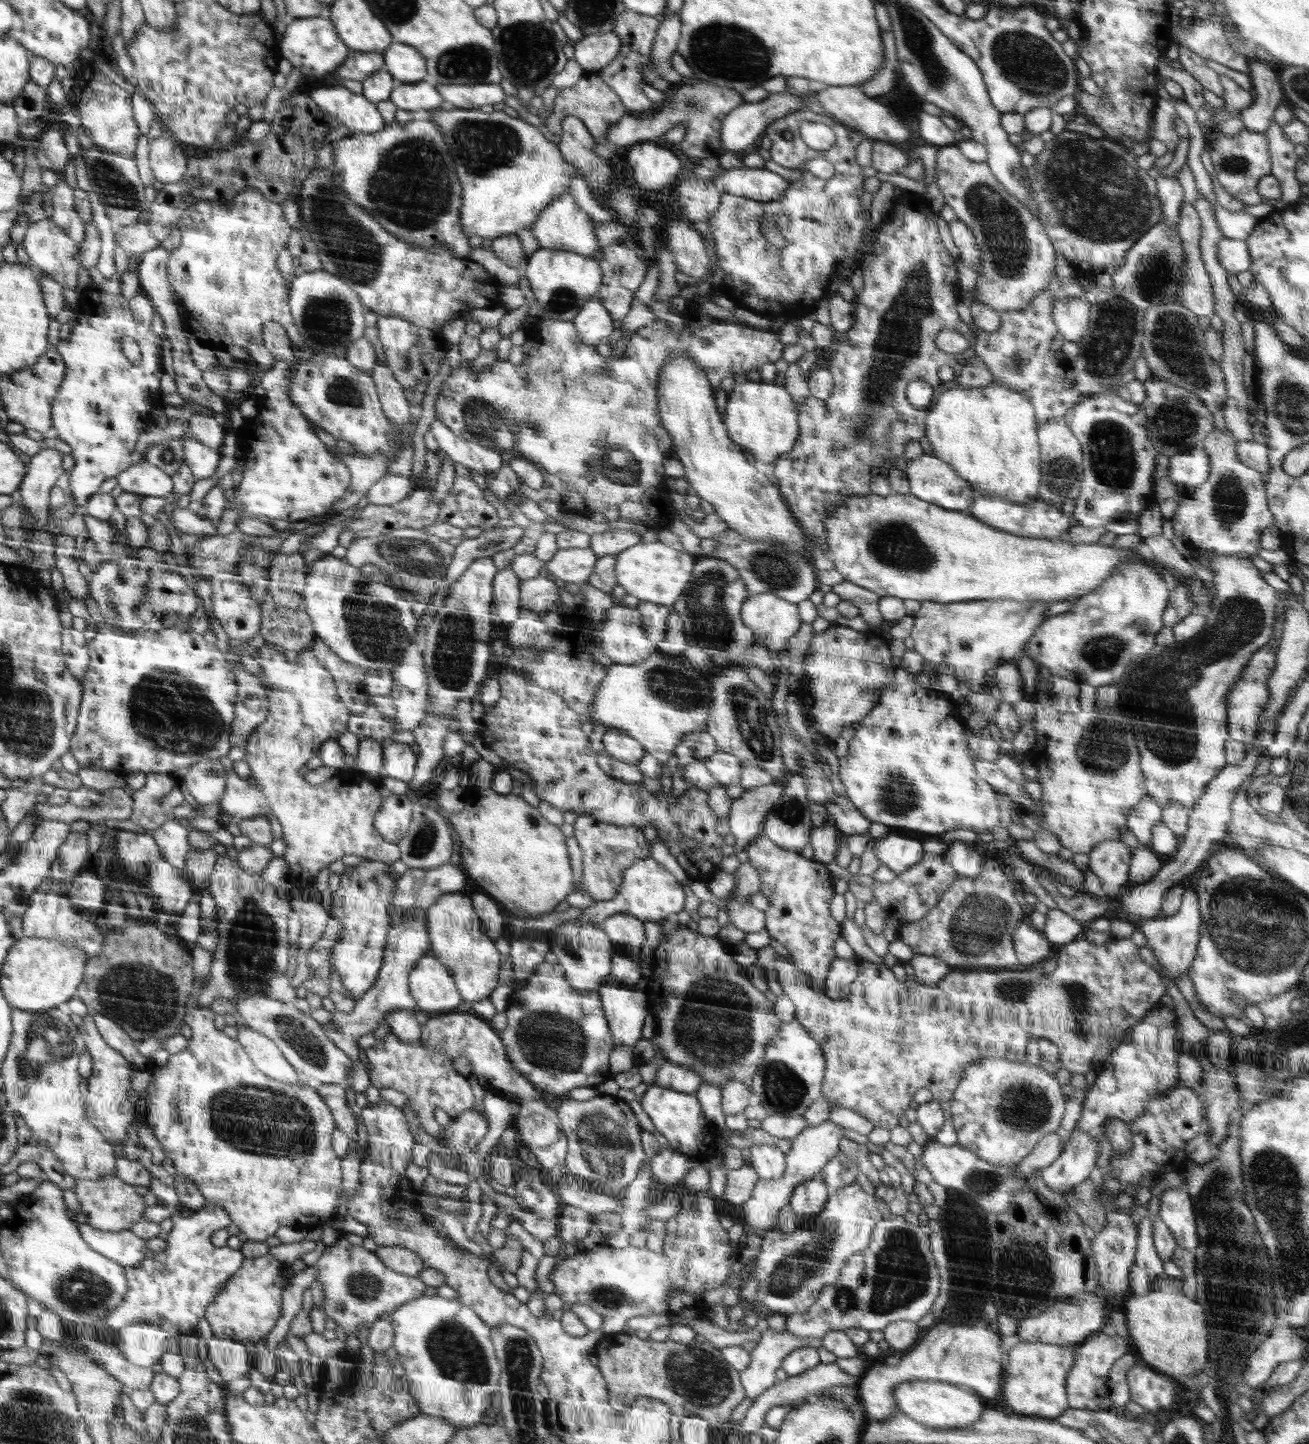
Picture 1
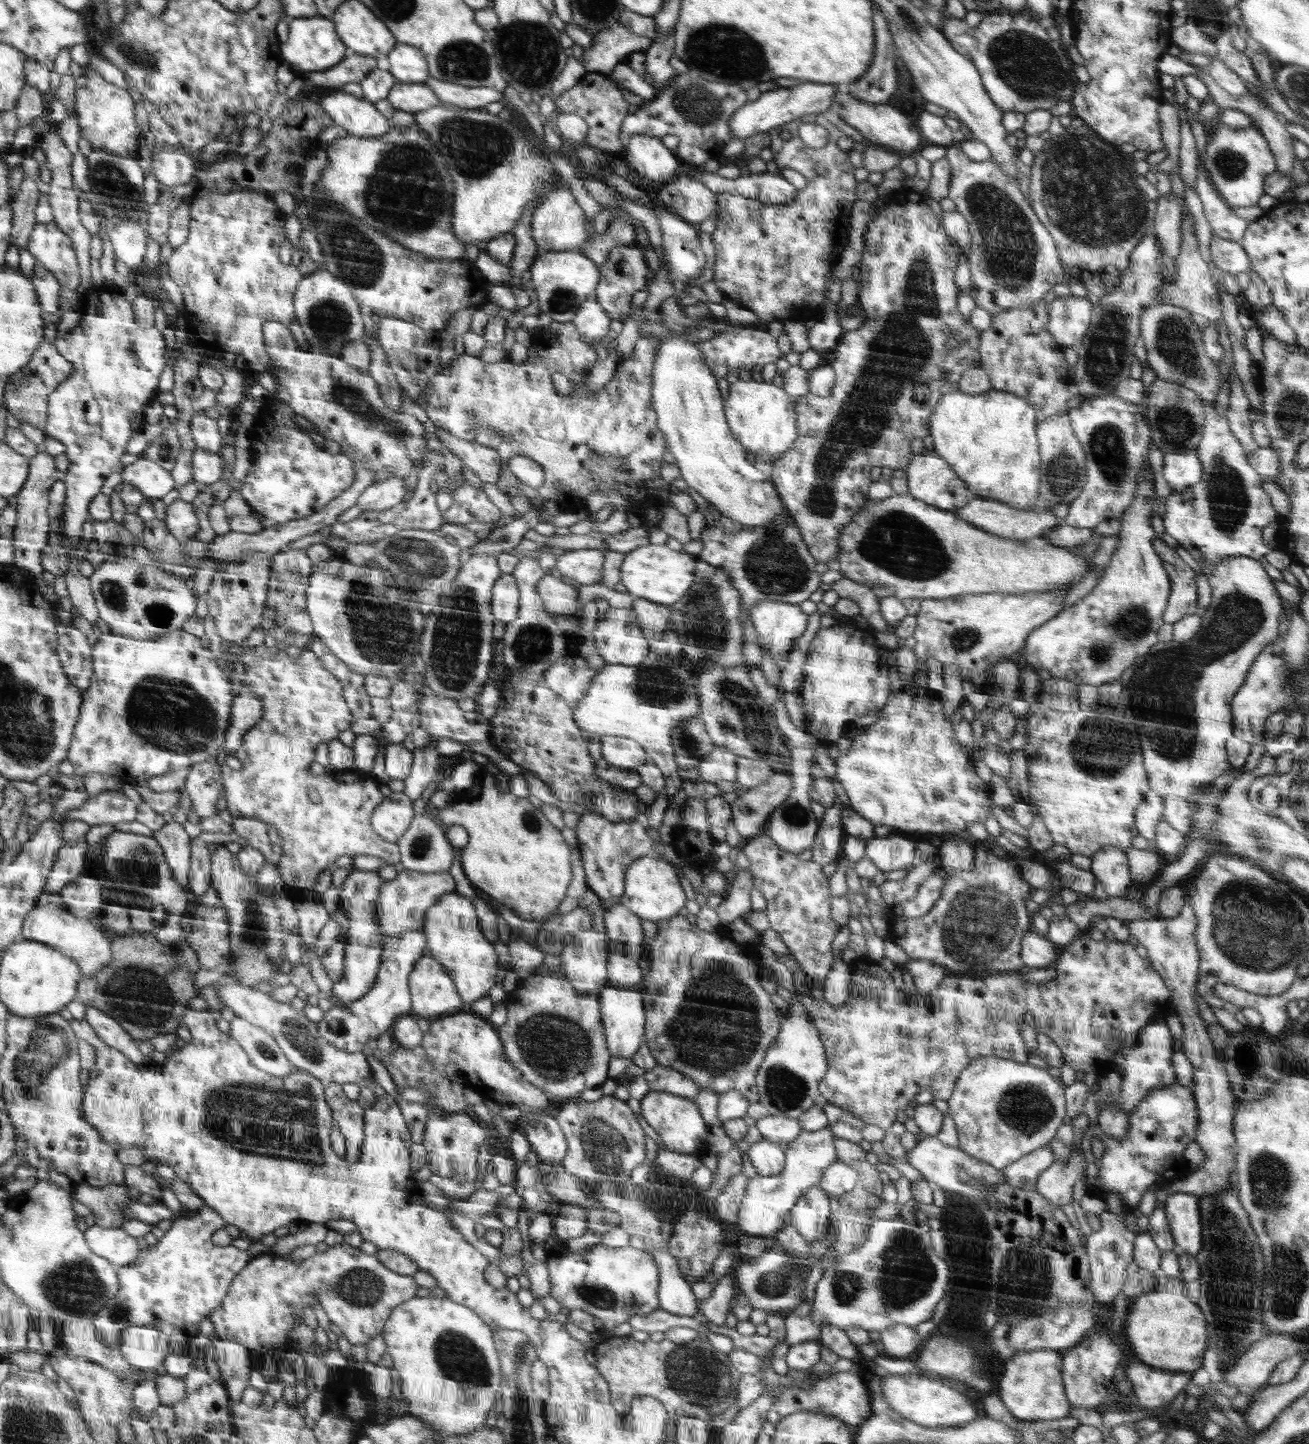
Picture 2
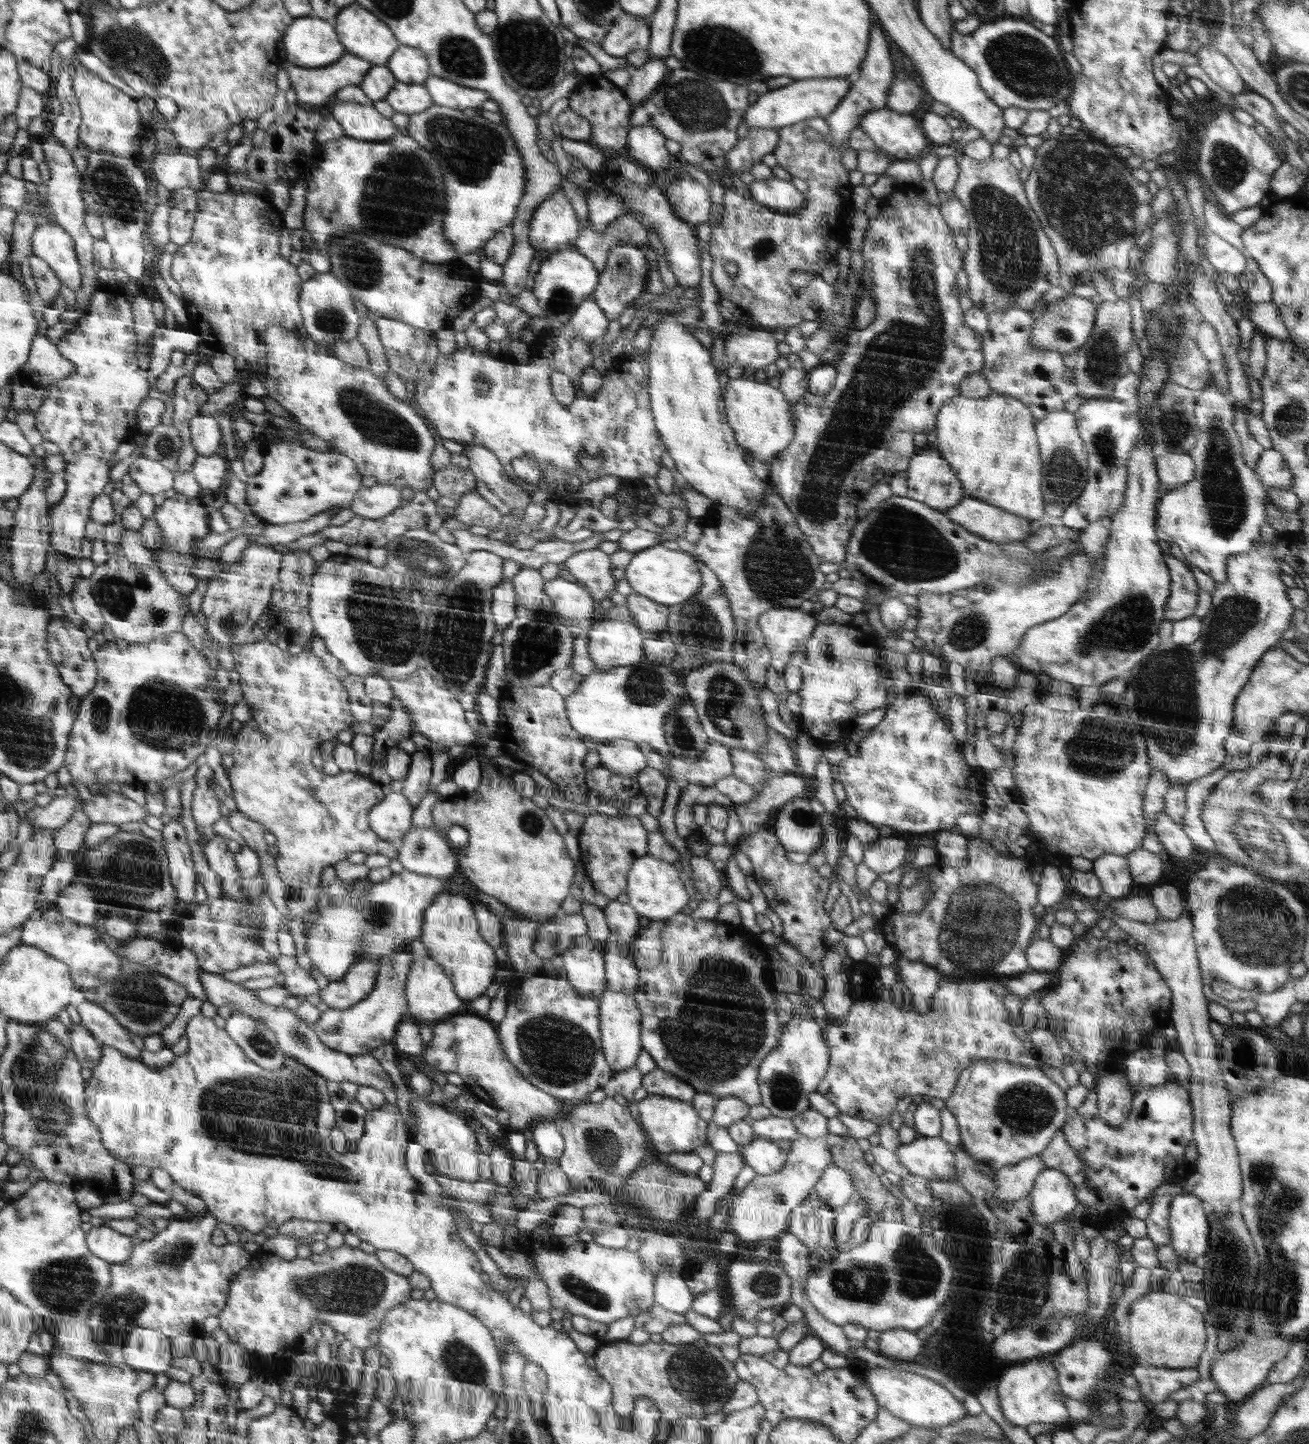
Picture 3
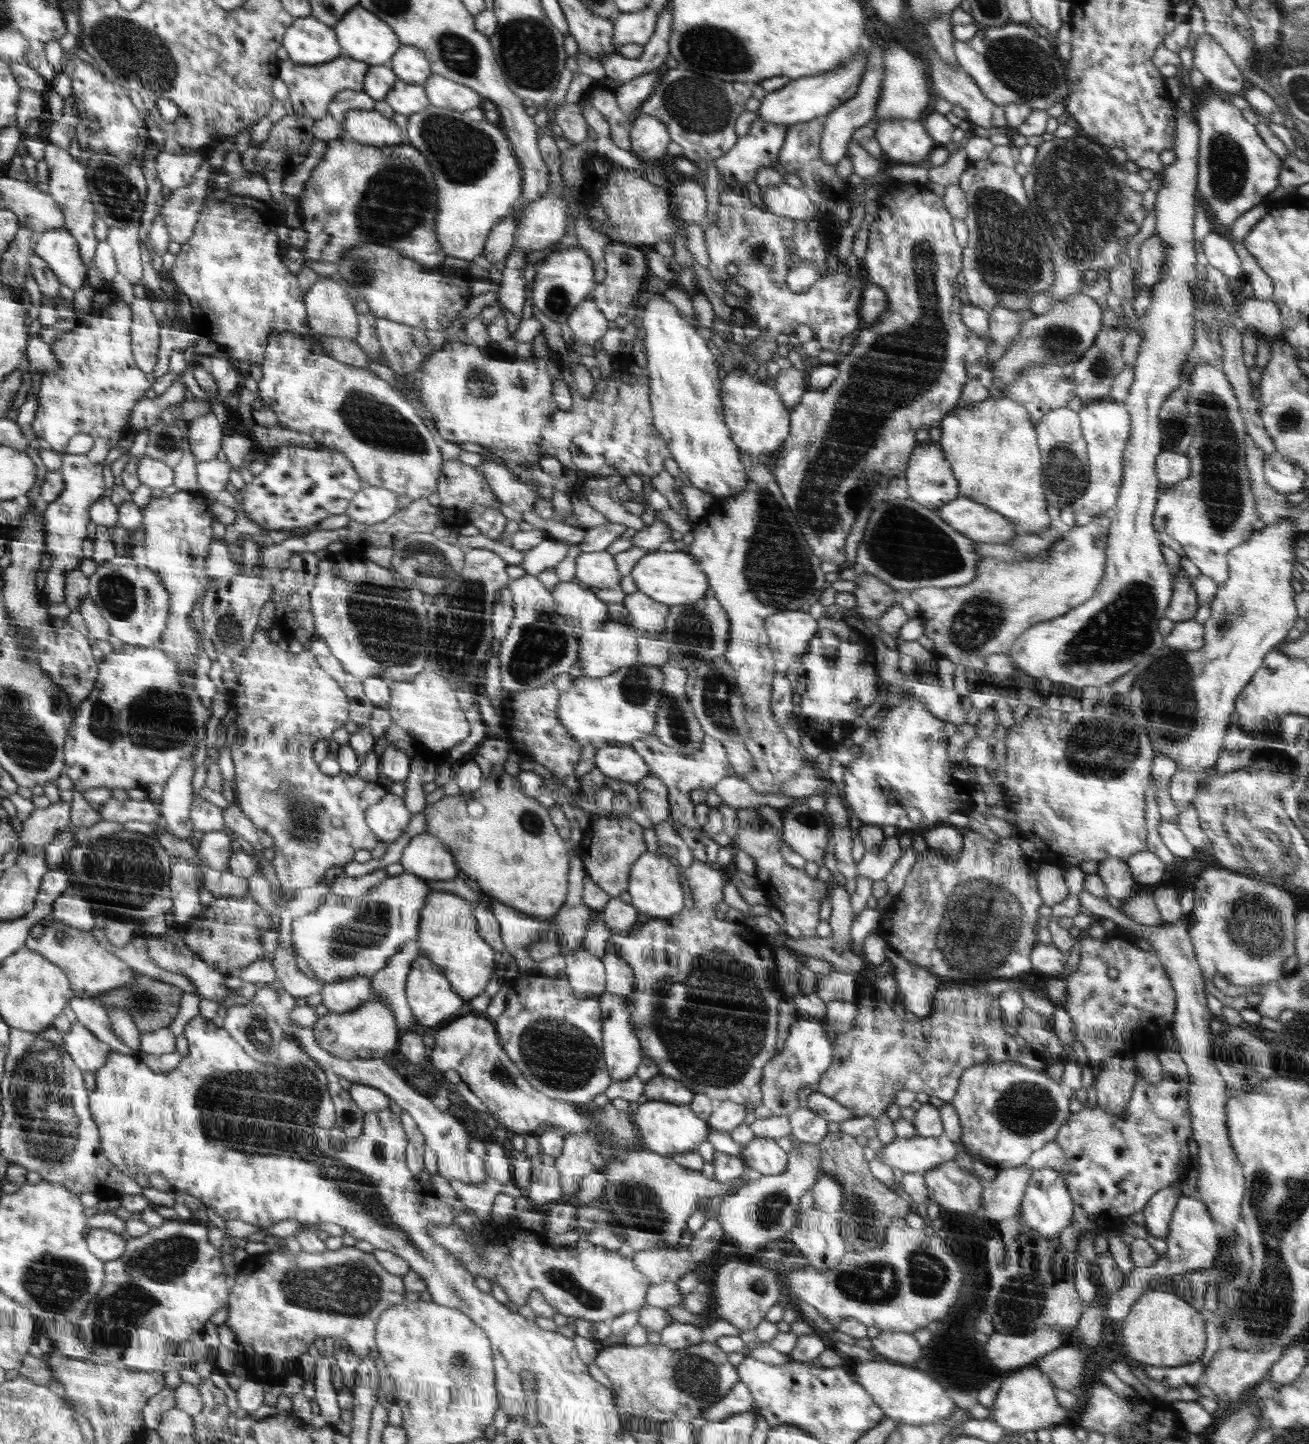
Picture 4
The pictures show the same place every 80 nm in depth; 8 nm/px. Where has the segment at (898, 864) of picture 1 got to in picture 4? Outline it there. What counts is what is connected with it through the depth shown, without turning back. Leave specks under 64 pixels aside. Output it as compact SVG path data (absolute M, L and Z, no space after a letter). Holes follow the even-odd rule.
M896 837L884 839L878 850L866 851L860 862L856 864L856 879L868 878L870 882L885 879L894 866L894 862L901 857L900 852Z

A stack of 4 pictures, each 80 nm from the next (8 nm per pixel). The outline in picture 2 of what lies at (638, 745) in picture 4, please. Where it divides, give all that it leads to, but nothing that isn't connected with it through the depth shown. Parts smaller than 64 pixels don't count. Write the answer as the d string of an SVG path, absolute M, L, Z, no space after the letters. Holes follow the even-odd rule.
M714 746L714 749L698 762L698 766L677 771L680 780L684 782L686 780L714 784L722 780L735 782L736 755L728 748Z

